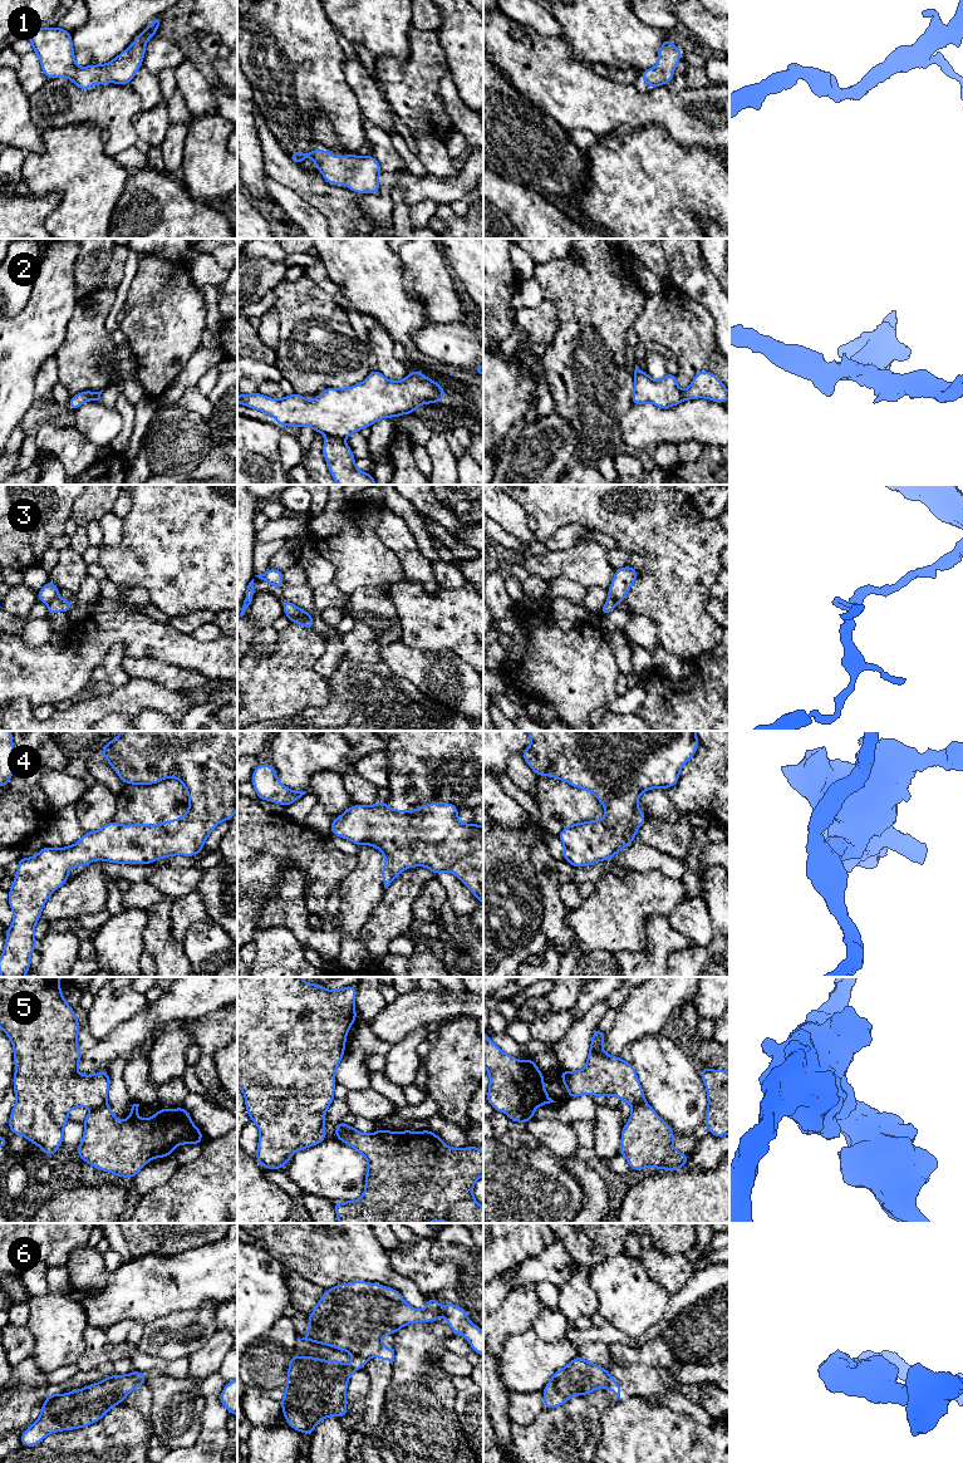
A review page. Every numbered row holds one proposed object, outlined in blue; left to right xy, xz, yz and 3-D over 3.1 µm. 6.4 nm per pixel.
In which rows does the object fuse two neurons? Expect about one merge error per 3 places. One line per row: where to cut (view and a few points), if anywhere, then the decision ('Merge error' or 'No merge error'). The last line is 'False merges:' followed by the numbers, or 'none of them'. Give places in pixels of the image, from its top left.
1: No split. No merge error
2: Split along xz (328, 435), (340, 438). Merge error
3: Split along xy (57, 597), (47, 603). Merge error
4: No split. No merge error
5: Split along xy (106, 1101), (91, 1109). Merge error
6: Split along xy (134, 1371), (134, 1387), (132, 1389). Merge error
False merges: 2, 3, 5, 6

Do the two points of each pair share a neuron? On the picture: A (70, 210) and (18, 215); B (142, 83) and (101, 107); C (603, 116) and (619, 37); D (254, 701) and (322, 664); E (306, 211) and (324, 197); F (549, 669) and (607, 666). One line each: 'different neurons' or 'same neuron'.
A: different neurons
B: different neurons
C: different neurons
D: different neurons
E: different neurons
F: same neuron

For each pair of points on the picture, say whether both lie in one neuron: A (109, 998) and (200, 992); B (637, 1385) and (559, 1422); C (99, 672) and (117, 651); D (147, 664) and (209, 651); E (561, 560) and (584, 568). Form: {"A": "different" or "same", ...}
{"A": "different", "B": "same", "C": "same", "D": "different", "E": "same"}

